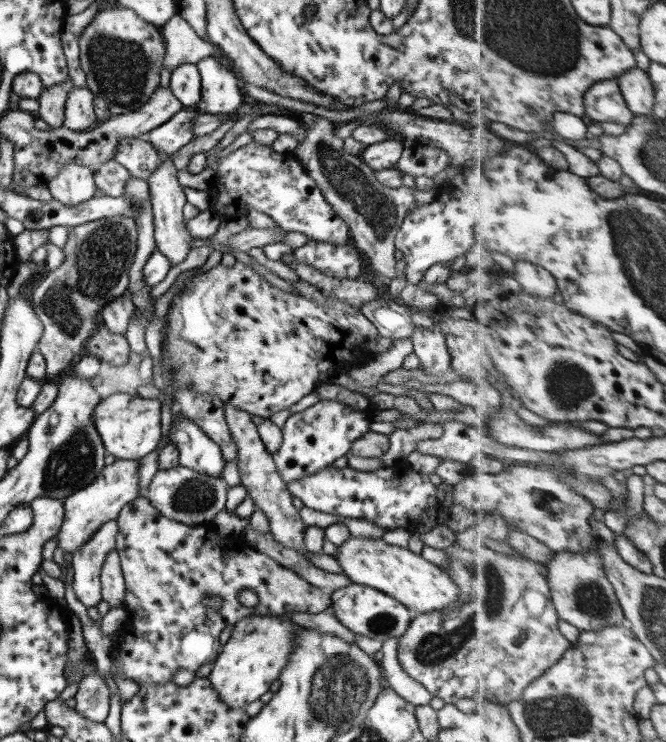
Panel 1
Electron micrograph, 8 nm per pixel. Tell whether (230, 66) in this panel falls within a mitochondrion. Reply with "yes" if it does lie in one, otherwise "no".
no

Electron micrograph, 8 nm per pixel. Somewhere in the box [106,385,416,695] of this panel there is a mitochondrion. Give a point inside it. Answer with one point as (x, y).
(195, 495)

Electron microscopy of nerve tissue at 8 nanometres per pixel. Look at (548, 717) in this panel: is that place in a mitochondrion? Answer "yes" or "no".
yes

